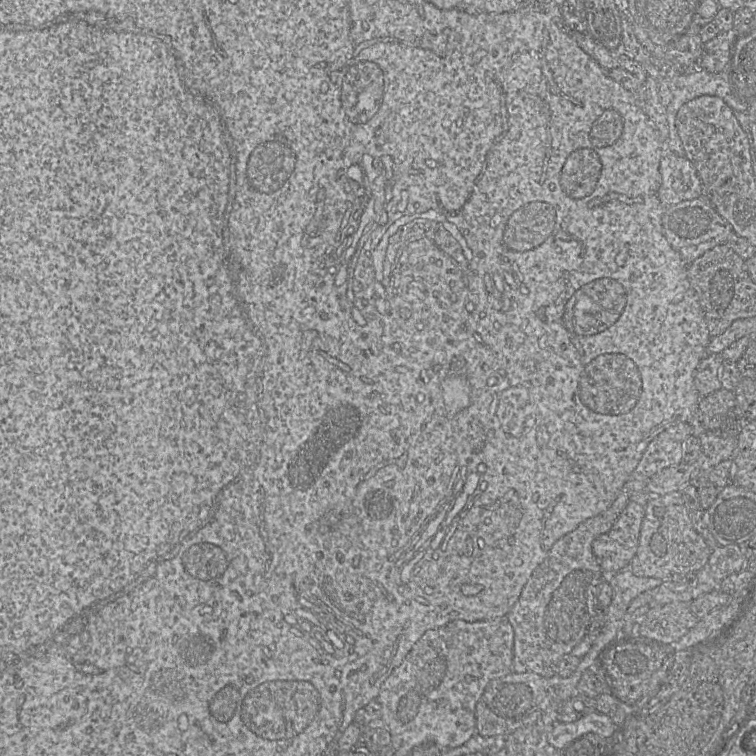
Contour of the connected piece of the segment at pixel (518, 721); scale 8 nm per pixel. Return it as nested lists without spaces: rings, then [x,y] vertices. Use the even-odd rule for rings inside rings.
[[[511,672],[491,680],[476,704],[476,732],[482,736],[505,738],[515,730],[533,726],[555,699],[554,681],[536,673]]]

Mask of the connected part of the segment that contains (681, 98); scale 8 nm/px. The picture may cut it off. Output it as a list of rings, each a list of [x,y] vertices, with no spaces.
[[[698,68],[689,71],[674,71],[668,73],[668,81],[673,100],[666,107],[669,128],[667,150],[678,156],[685,156],[685,150],[678,134],[676,116],[685,103],[699,96],[709,95],[721,98],[734,113],[748,111],[749,103],[740,99],[732,91],[731,74],[728,70],[718,73]]]

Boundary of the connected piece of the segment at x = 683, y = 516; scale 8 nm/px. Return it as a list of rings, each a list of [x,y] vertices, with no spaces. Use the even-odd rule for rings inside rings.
[[[680,491],[650,496],[645,508],[639,543],[629,569],[640,577],[671,581],[672,577],[694,576],[707,563],[712,550],[695,530]]]

